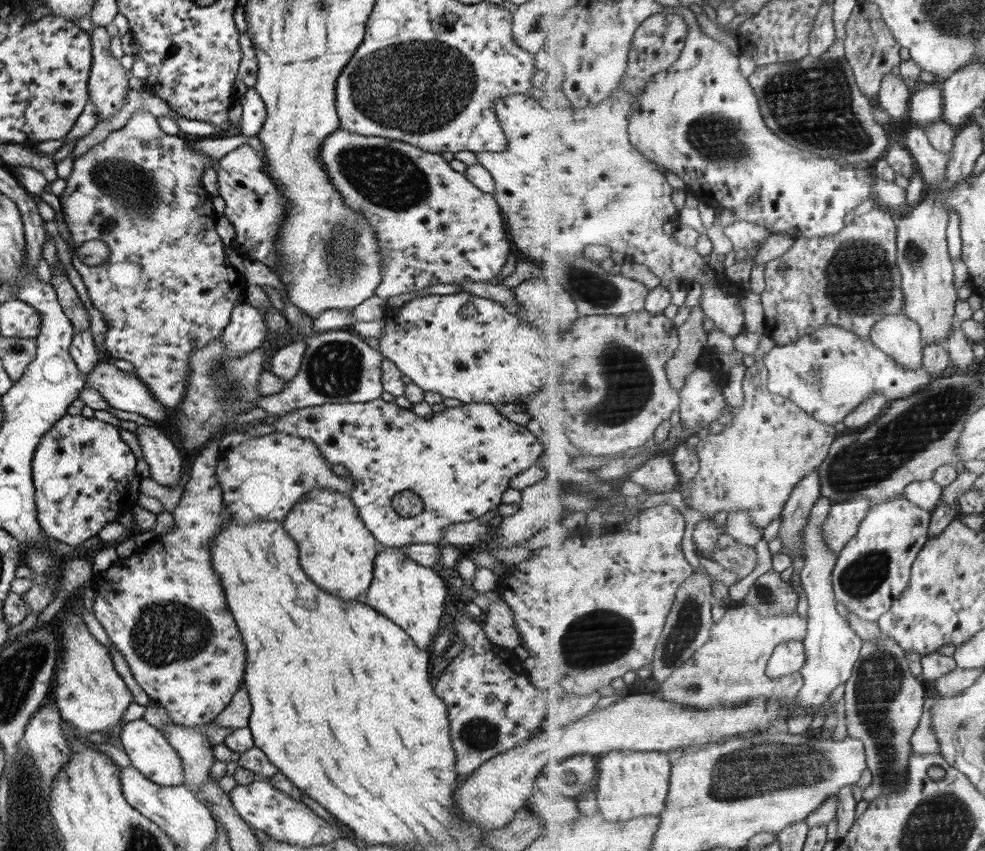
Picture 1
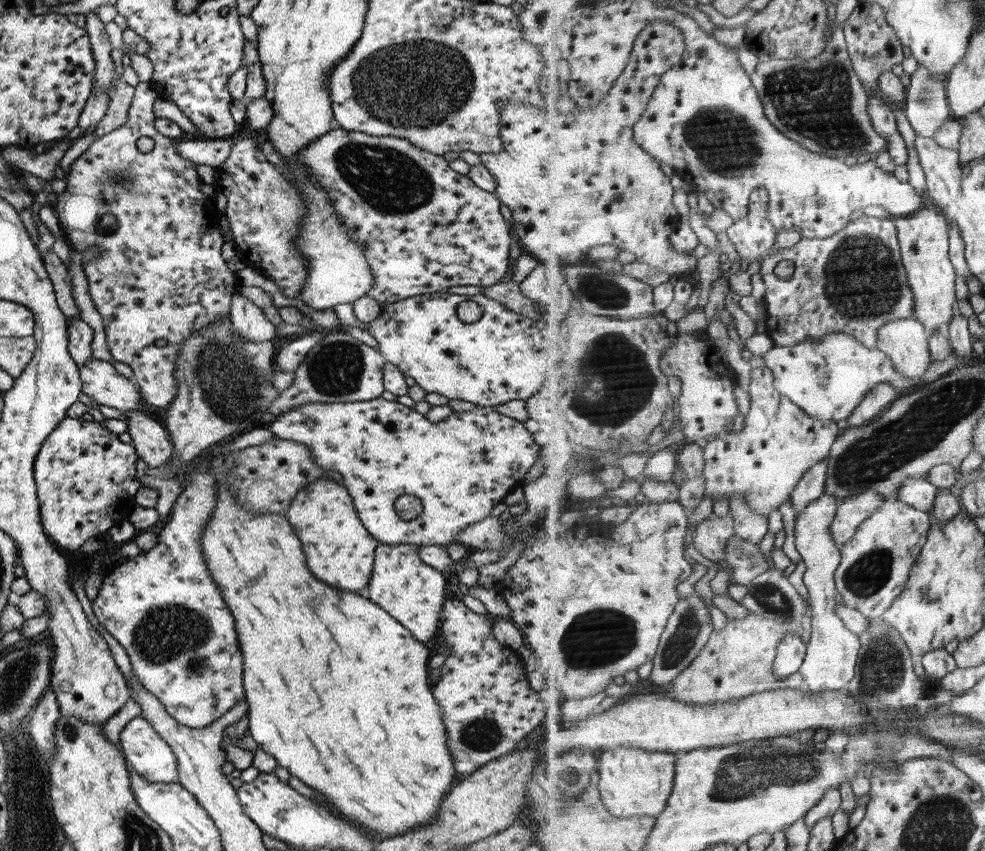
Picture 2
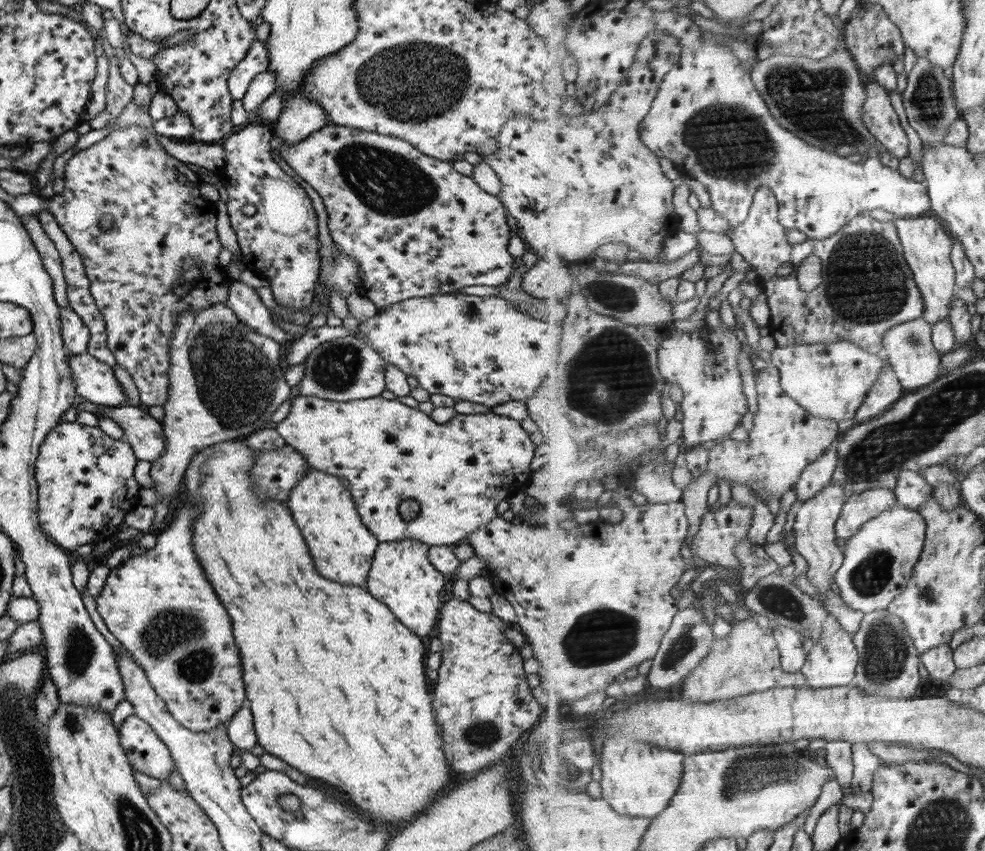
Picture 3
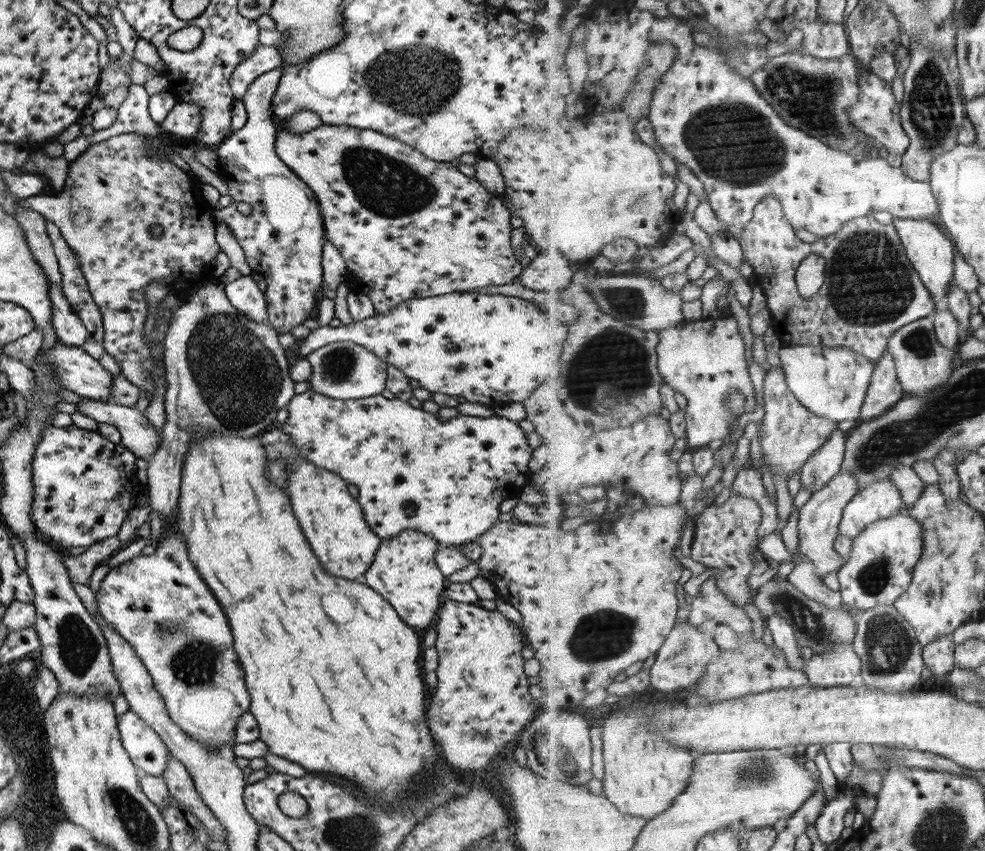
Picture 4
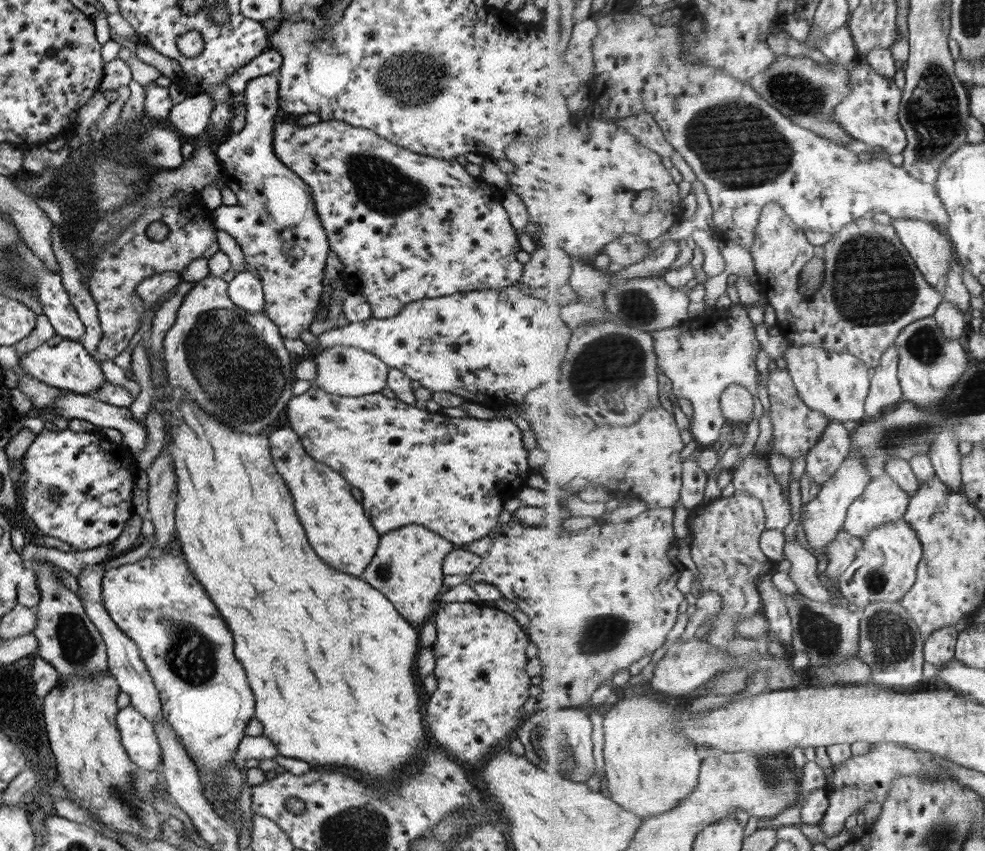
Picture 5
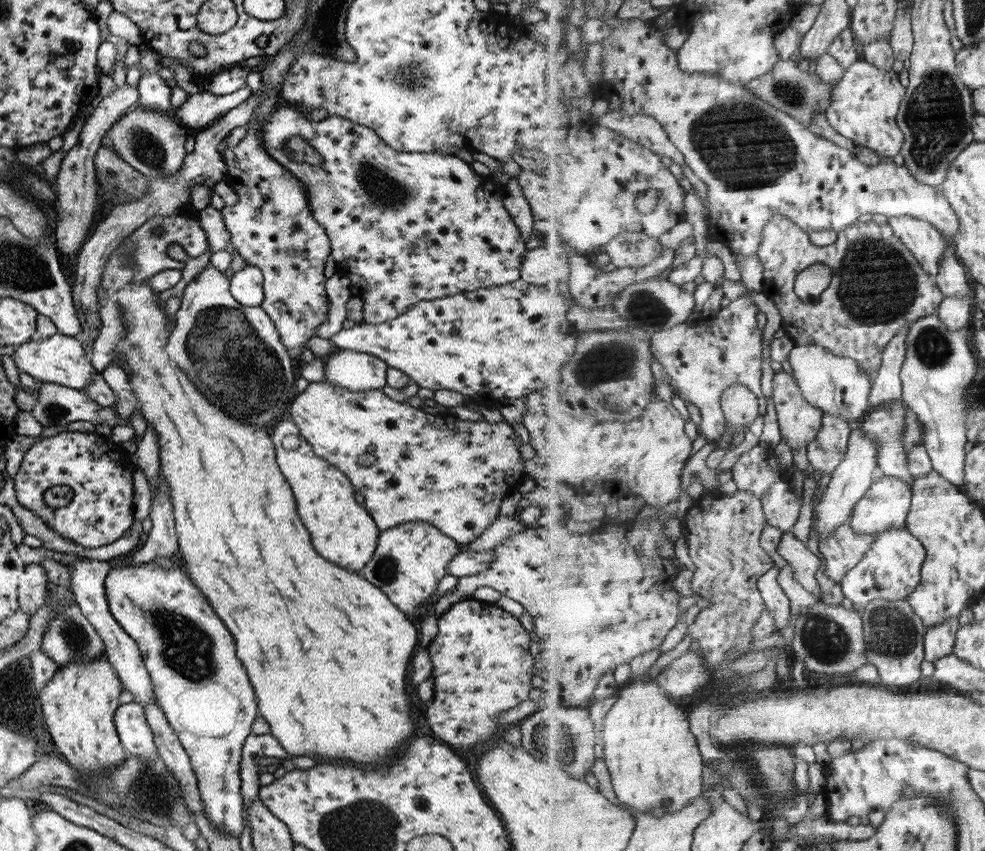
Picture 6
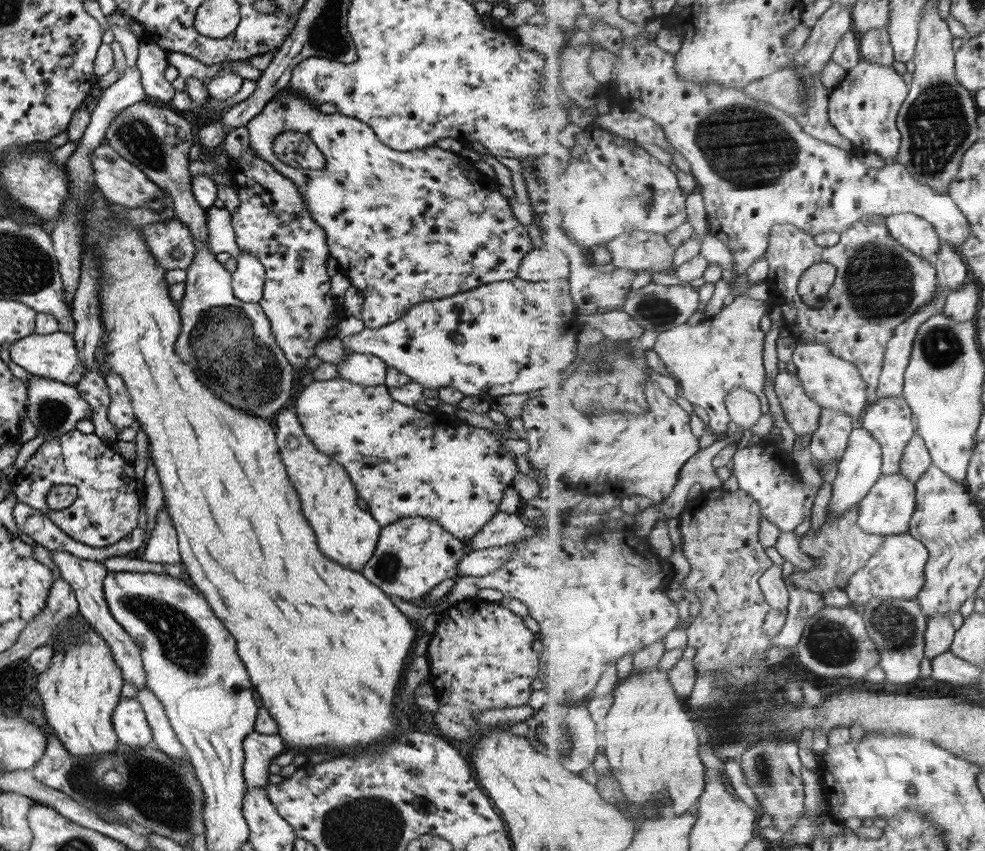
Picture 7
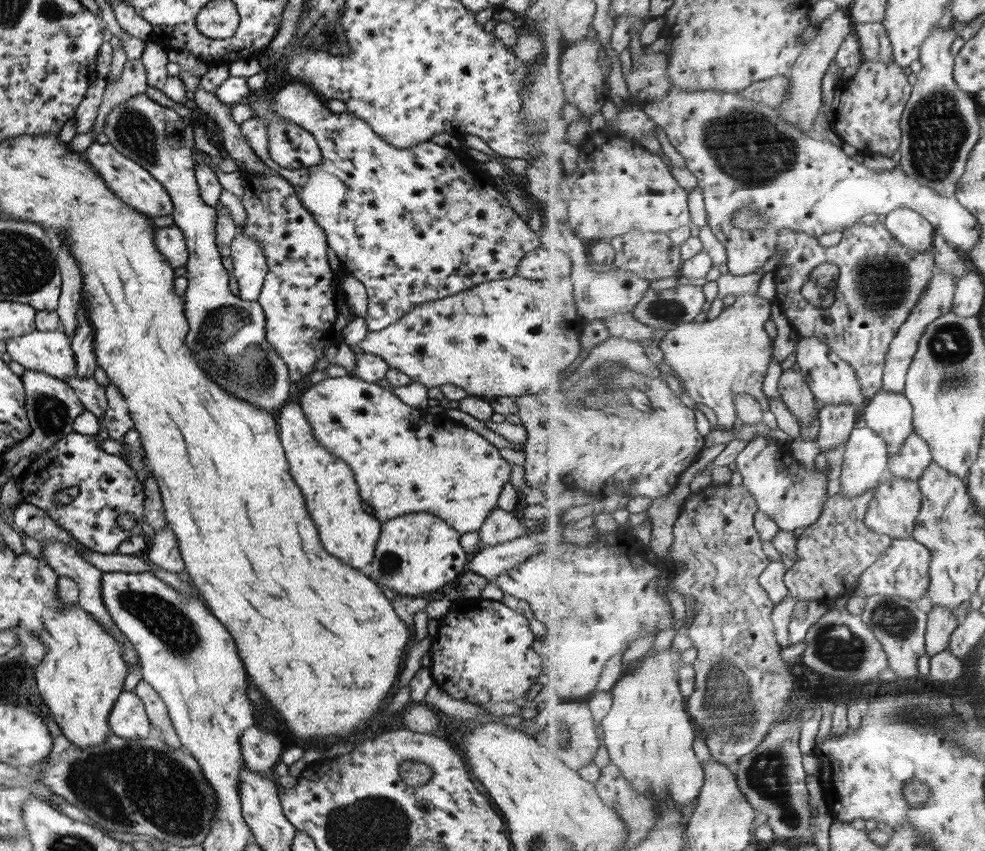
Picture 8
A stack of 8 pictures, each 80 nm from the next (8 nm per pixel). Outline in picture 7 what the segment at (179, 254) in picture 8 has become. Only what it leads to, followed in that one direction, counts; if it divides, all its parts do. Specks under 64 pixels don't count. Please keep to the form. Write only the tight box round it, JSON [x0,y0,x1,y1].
[141,219,194,270]

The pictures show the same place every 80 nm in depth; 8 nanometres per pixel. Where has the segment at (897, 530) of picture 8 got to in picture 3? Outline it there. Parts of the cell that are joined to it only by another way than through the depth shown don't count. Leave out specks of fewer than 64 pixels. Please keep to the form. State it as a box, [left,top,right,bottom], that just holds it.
[835,487,898,541]

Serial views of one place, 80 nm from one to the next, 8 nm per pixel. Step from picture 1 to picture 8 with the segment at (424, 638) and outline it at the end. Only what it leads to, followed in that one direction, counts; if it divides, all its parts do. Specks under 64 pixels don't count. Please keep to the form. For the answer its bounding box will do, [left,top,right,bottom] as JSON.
[365,512,469,596]

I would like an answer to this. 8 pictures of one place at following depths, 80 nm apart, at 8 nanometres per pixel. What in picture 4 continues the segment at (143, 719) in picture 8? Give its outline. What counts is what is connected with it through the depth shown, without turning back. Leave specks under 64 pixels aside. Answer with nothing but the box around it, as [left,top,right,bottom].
[116,710,169,775]

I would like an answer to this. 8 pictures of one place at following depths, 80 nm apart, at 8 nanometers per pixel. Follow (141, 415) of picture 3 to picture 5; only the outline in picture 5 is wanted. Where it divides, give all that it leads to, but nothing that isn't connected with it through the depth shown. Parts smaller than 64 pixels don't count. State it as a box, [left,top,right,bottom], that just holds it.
[38,392,146,454]

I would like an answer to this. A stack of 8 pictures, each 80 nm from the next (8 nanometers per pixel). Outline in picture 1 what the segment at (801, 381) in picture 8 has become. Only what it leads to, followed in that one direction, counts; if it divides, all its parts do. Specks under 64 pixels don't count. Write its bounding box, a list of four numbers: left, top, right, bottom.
[685,359,838,529]

